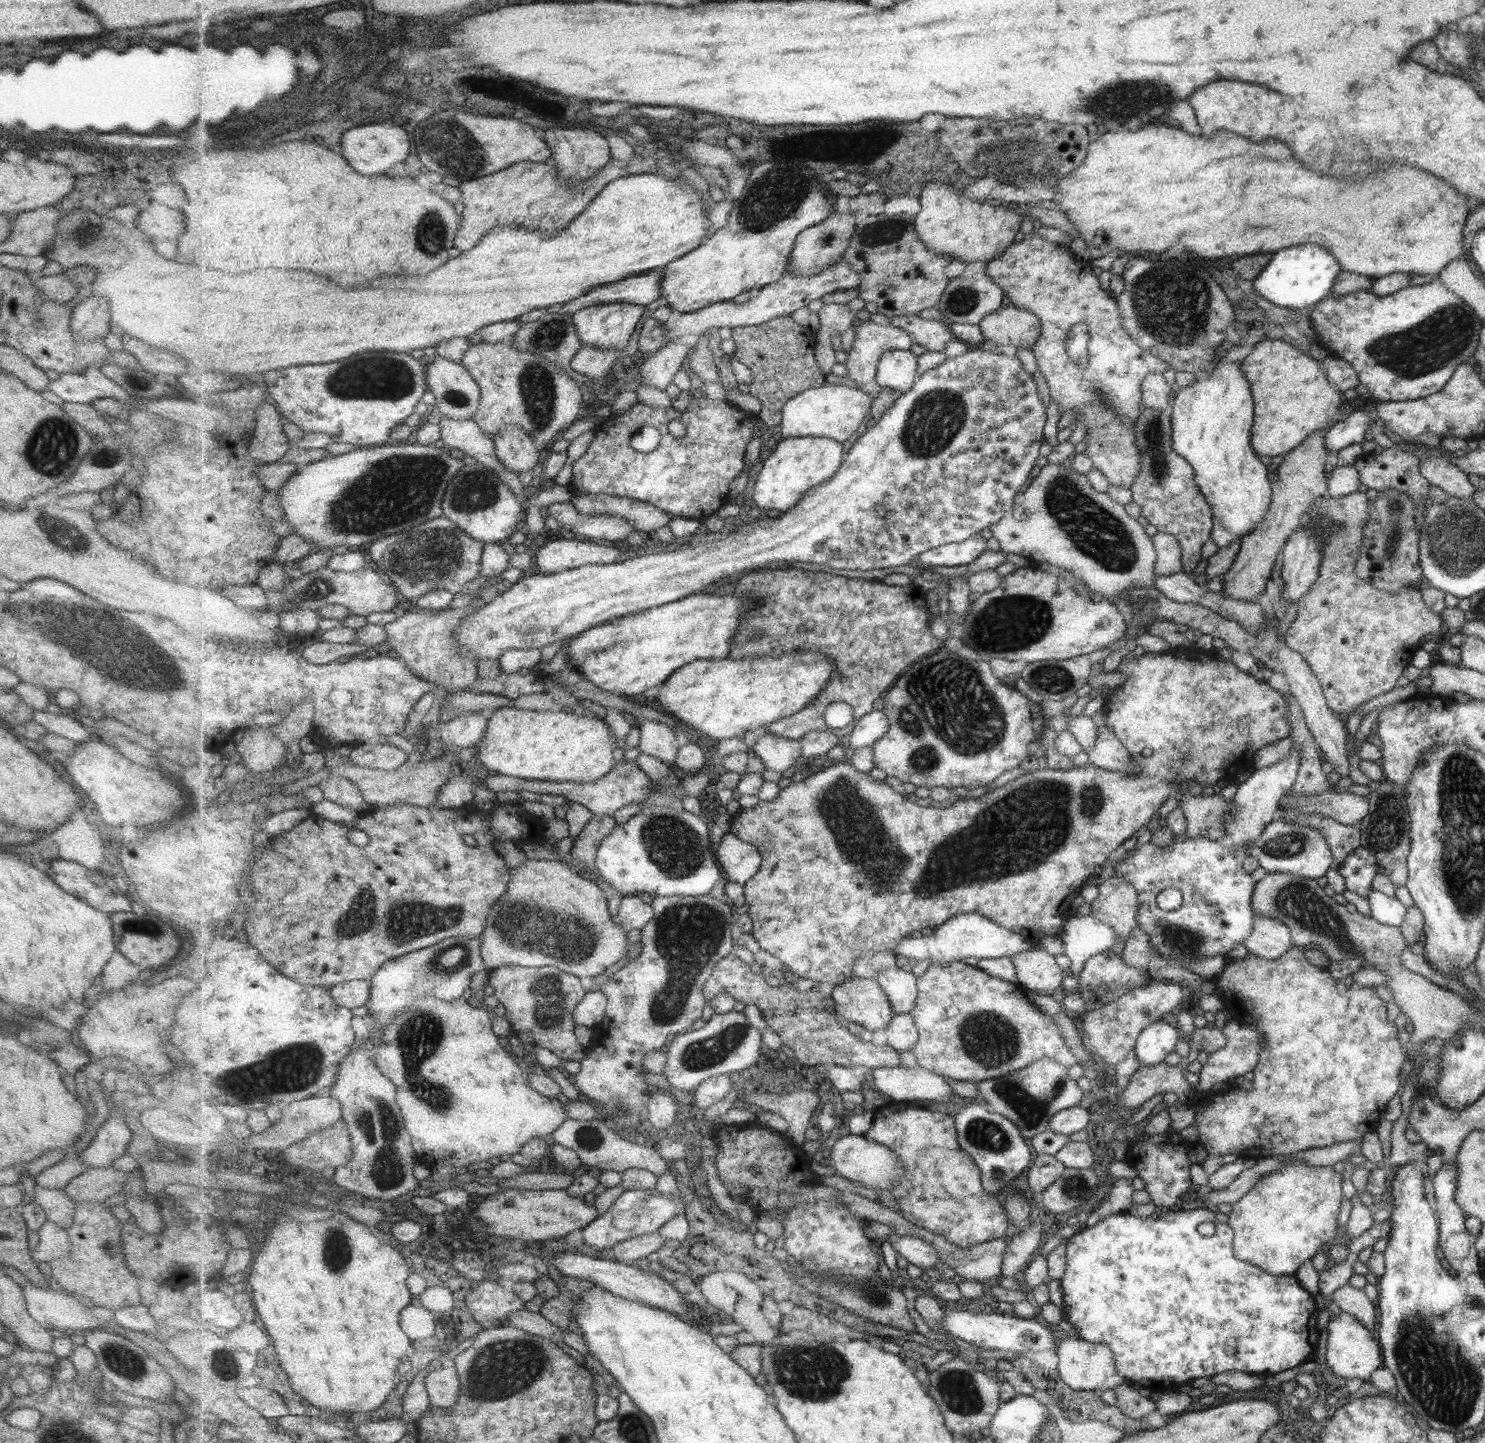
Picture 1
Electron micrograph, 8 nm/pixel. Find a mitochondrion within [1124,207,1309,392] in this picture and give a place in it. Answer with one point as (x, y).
(1169, 302)

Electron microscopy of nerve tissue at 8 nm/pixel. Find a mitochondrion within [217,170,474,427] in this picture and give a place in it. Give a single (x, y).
(390, 379)

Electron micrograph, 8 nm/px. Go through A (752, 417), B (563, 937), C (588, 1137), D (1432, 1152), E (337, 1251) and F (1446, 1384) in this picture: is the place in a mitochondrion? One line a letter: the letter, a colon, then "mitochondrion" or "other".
A: other
B: mitochondrion
C: mitochondrion
D: other
E: mitochondrion
F: mitochondrion

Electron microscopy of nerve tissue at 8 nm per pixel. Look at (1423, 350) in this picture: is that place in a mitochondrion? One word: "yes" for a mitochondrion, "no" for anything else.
yes

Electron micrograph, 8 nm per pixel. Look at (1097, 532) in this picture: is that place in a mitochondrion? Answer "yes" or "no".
yes

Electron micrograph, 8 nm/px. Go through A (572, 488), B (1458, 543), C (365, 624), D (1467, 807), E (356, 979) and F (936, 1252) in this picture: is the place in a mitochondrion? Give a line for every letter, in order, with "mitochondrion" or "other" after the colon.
A: other
B: mitochondrion
C: other
D: mitochondrion
E: other
F: other

